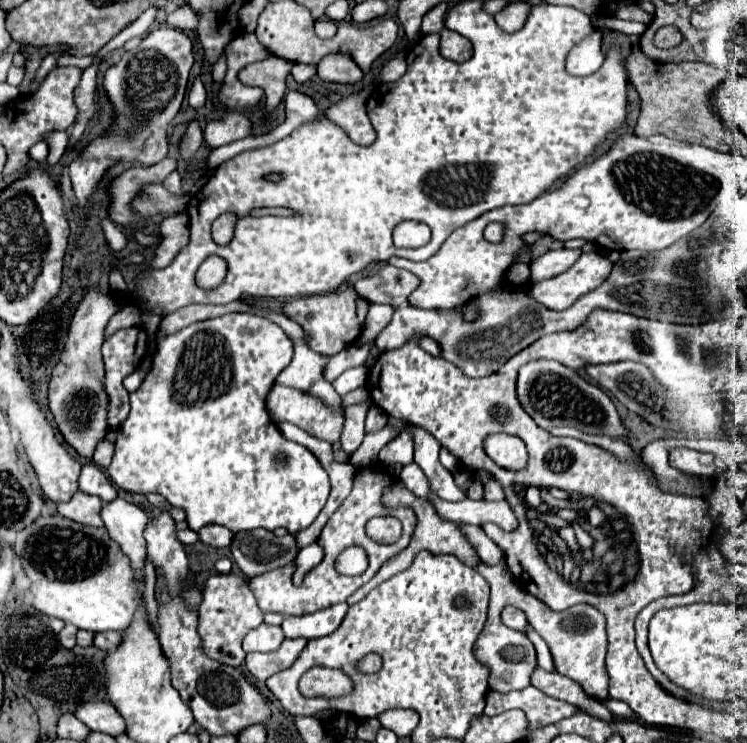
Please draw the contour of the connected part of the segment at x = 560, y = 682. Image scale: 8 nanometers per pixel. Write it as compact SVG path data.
M539 666L533 670L531 674L531 684L535 688L539 688L541 692L553 696L553 698L559 698L559 700L565 700L569 704L575 704L575 706L585 706L587 710L591 710L591 714L599 720L605 720L605 722L613 722L613 714L597 700L593 700L591 696L587 696L583 692L583 688L573 682L571 678L565 678L557 672L545 672L541 670Z

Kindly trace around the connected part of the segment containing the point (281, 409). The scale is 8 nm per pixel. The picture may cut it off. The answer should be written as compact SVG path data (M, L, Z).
M273 386L267 396L267 410L275 422L291 422L305 432L323 440L339 440L343 426L343 410L329 410L321 400L289 390L287 386Z

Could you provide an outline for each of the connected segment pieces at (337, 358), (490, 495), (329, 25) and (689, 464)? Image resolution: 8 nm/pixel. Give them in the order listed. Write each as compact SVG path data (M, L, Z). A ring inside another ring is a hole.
M375 342L371 344L363 344L363 346L347 346L345 350L341 350L339 354L331 356L325 370L323 370L323 376L327 382L333 382L343 370L351 368L351 366L363 366L371 348L373 348Z
M489 480L485 486L483 486L483 500L503 500L503 490L499 486L497 480Z
M323 18L323 20L315 22L315 34L319 38L333 38L335 32L337 32L337 24L331 22L329 18Z
M673 448L669 450L669 464L673 468L679 468L687 474L695 474L695 476L711 476L717 474L717 466L719 470L721 460L717 464L717 456L707 454L707 452L699 452L699 450L691 450L691 448Z

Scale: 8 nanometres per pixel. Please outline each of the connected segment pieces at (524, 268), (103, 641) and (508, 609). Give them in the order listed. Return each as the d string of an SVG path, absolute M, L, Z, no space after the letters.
M513 264L507 272L507 278L511 284L519 286L519 284L525 284L529 282L529 266L527 264Z
M111 630L109 632L97 632L95 640L93 640L93 644L105 652L115 650L119 646L119 642L121 642L121 632L111 632Z
M505 606L503 612L501 612L501 620L503 620L505 626L509 626L509 628L513 628L513 630L521 630L521 632L523 632L525 626L527 626L525 614L523 614L519 608L515 608L515 606Z

